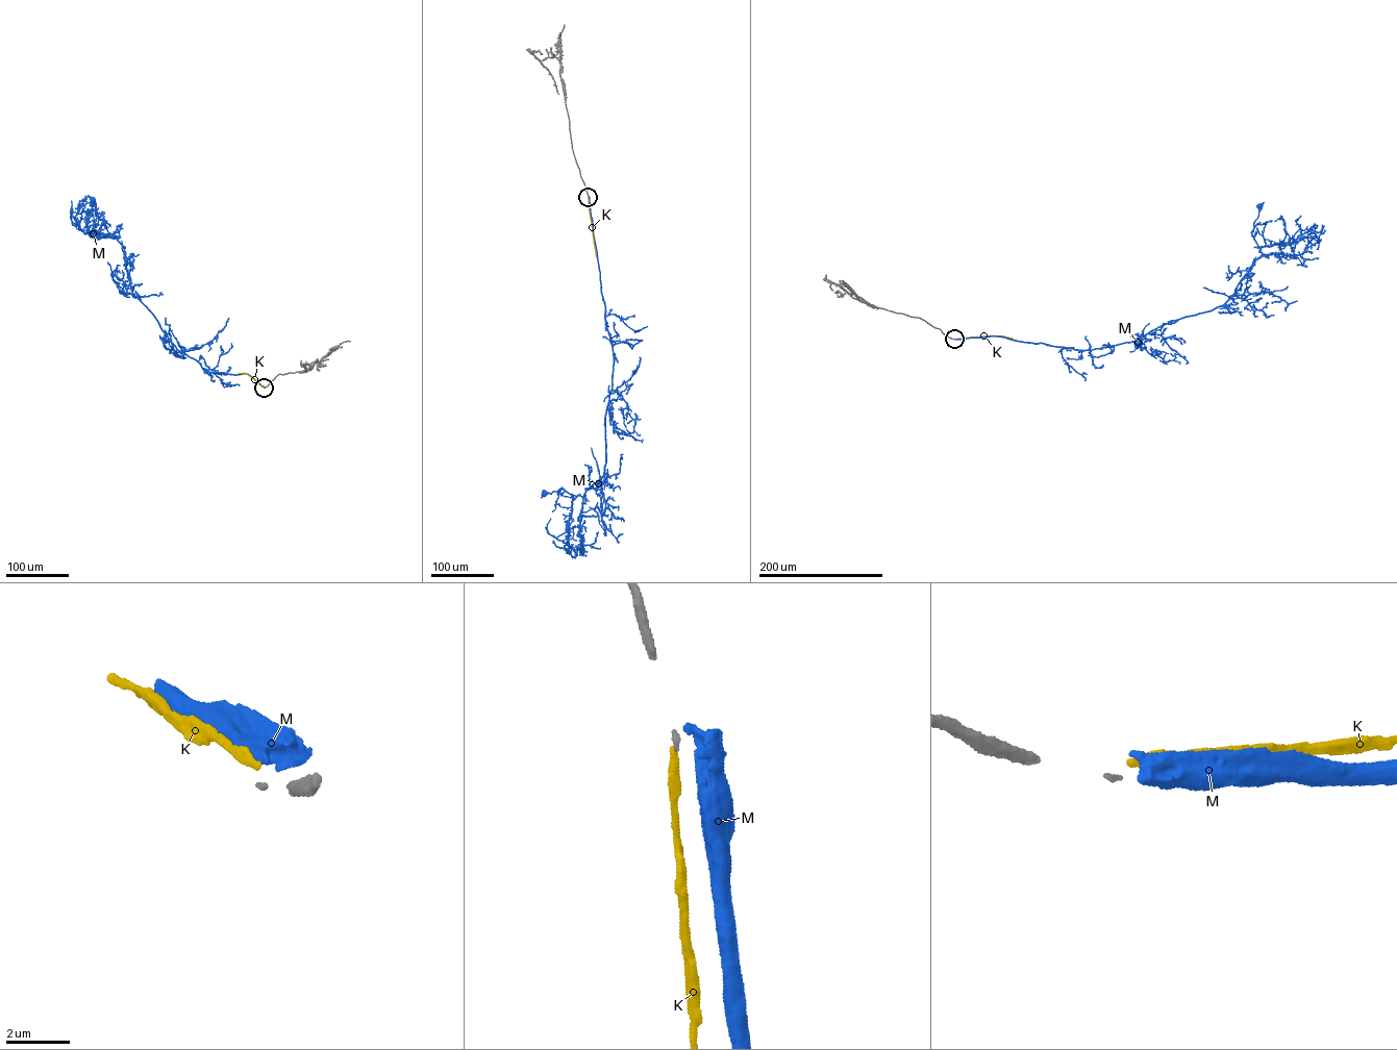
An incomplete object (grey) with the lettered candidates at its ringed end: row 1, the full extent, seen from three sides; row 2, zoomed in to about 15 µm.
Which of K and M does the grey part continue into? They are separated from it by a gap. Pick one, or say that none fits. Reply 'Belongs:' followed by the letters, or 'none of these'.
Belongs: none of these

